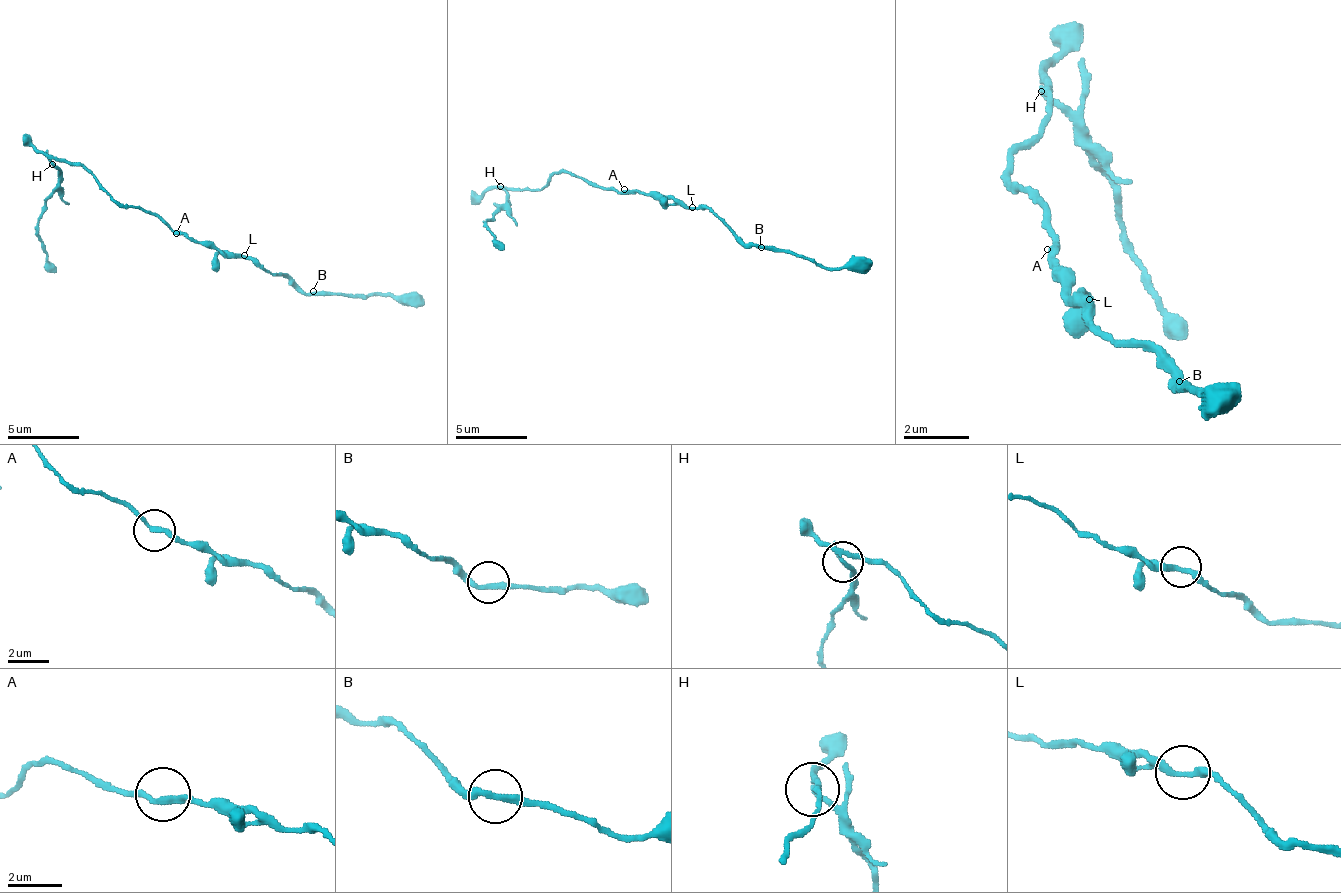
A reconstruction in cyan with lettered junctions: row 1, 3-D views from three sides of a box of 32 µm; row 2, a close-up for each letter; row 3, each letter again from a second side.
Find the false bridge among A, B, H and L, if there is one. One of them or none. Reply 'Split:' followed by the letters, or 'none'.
Split: H

